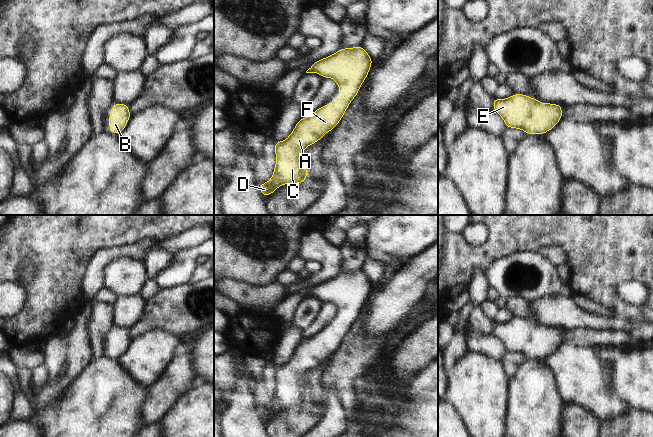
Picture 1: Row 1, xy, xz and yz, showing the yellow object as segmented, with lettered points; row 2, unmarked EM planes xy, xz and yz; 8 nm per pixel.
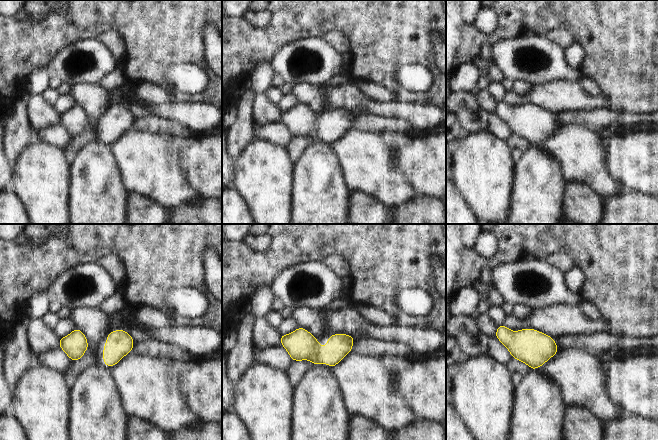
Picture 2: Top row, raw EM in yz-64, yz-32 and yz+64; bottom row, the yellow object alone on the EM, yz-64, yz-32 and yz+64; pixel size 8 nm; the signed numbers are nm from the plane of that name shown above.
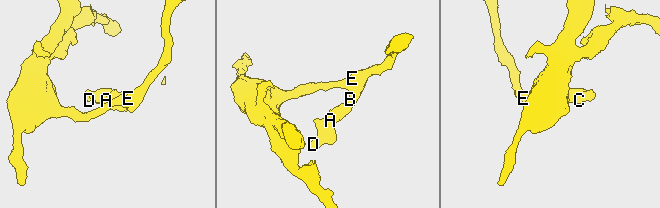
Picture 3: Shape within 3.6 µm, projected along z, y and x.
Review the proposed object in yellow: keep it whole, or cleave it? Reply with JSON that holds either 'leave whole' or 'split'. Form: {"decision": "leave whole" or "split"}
{"decision": "leave whole"}

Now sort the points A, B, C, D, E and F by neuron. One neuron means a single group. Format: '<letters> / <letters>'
A B C D E F

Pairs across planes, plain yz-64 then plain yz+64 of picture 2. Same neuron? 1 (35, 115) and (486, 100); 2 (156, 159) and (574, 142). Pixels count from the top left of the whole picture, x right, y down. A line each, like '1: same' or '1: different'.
1: same
2: same

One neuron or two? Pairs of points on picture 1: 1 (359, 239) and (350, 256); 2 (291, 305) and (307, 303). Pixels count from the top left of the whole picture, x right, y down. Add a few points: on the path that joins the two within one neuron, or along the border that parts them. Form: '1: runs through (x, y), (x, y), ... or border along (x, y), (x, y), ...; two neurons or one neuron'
1: runs through (355, 243), (352, 252); one neuron
2: border along (305, 296), (287, 318), (280, 319); two neurons

